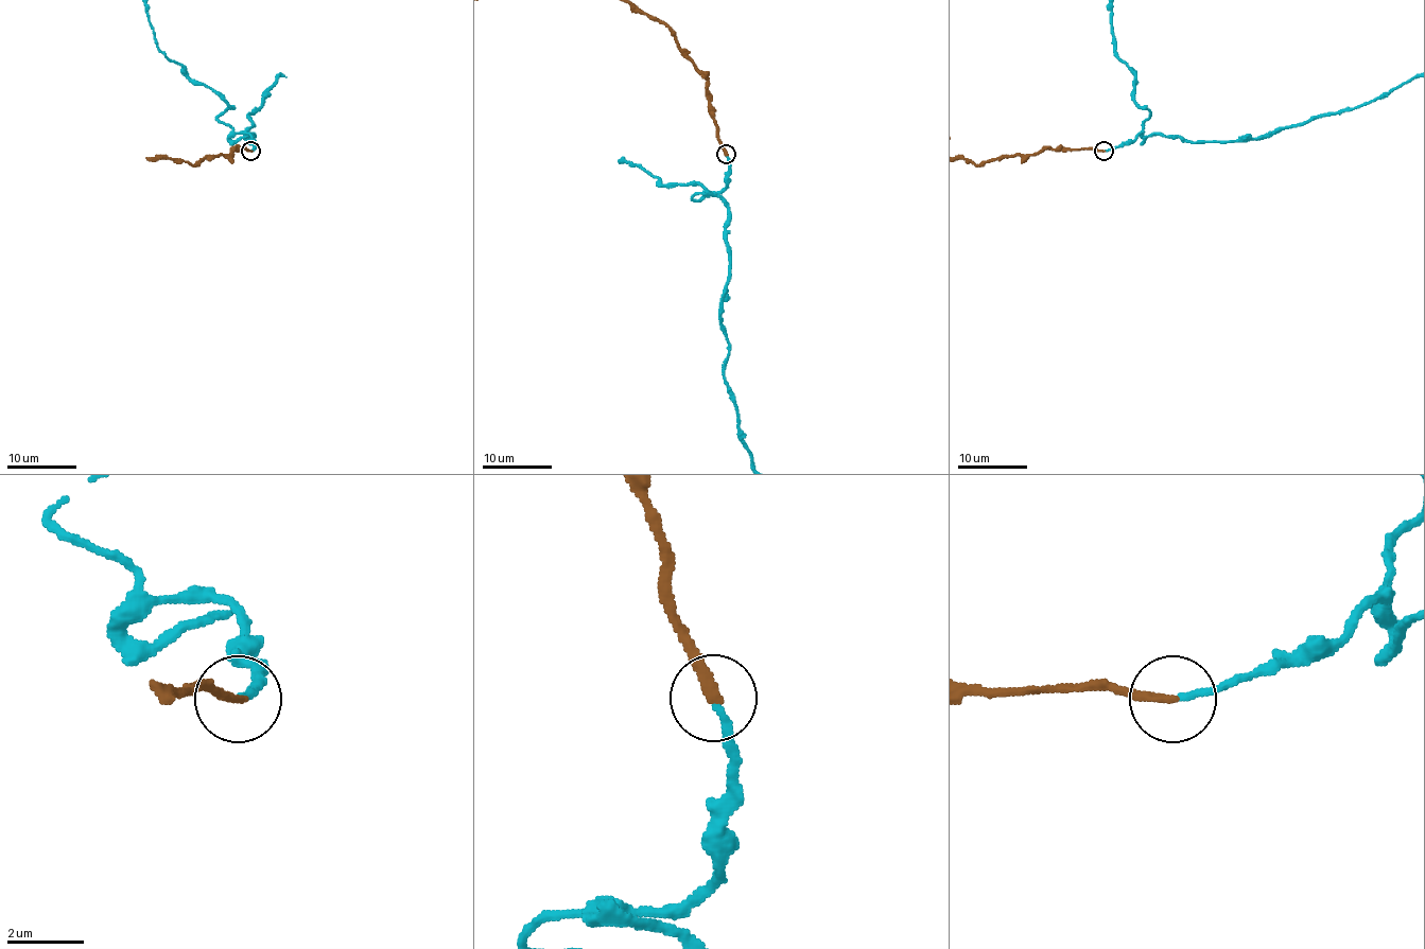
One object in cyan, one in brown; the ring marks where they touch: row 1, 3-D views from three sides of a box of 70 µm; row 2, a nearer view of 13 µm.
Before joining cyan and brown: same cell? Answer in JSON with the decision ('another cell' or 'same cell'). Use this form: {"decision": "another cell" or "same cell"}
{"decision": "same cell"}

